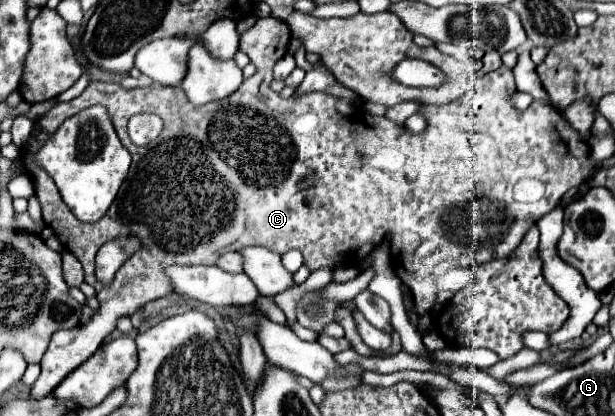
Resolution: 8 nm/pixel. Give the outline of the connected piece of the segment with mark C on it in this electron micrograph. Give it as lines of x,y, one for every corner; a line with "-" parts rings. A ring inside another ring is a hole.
273,16
259,18
255,26
241,36
239,44
239,50
243,50
251,58
251,64
255,64
257,72
251,78
247,78
235,90
235,94
203,106
193,106
183,94
181,86
153,84
147,88
125,90
113,82
91,82
79,98
71,102
57,102
45,116
41,116
35,122
33,134
21,146
21,158
25,162
27,172
31,174
35,196
41,202
43,220
55,230
61,244
79,258
85,270
85,282
95,286
101,306
87,324
81,324
75,330
59,330
53,334
51,344
41,360
41,374
37,382
31,386
31,398
49,396
67,374
71,374
87,358
91,358
99,350
103,340
115,330
119,316
131,316
147,302
171,294
171,282
165,276
167,266
209,266
215,264
223,252
241,250
245,246
265,246
279,254
285,254
287,250
295,248
305,258
305,266
311,272
315,272
325,266
361,264
367,258
367,254
384,240
385,235
393,231
393,270
397,272
401,282
411,290
418,315
423,315
433,308
431,315
437,316
435,324
439,330
439,316
451,306
451,300
457,292
442,290
437,295
435,280
447,270
455,268
475,268
477,274
477,268
481,264
487,264
493,258
507,258
525,238
527,230
533,224
537,224
537,220
543,218
543,214
551,212
561,202
567,190
581,186
585,180
593,176
595,170
599,170
589,158
587,144
563,120
557,108
547,106
539,100
535,100
525,112
513,106
511,96
519,90
515,86
513,70
507,66
501,66
499,70
479,76
473,82
473,88
455,102
435,107
423,104
419,108
419,114
425,116
427,127
421,134
411,134
409,130
397,126
385,116
365,114
368,112
353,108
353,104
325,92
311,92
291,98
281,98
277,92
271,94
269,84
273,66
287,54
289,42
291,30
283,20
277,20
-
95,104
107,108
119,140
133,156
133,164
129,168
127,180
119,190
119,196
115,198
107,214
99,222
85,224
77,222
77,218
69,212
69,206
65,206
65,202
61,200
61,194
53,178
41,166
33,164
33,156
37,154
39,146
47,138
51,138
51,134
67,118
-
139,112
159,114
165,122
165,130
161,132
161,136
143,148
135,146
127,133
129,119
-
219,152
227,152
227,162
-
399,223
402,223
402,232
401,228
394,230
-
127,234
135,234
141,238
141,250
137,250
117,270
111,284
99,282
95,278
97,250
105,242

